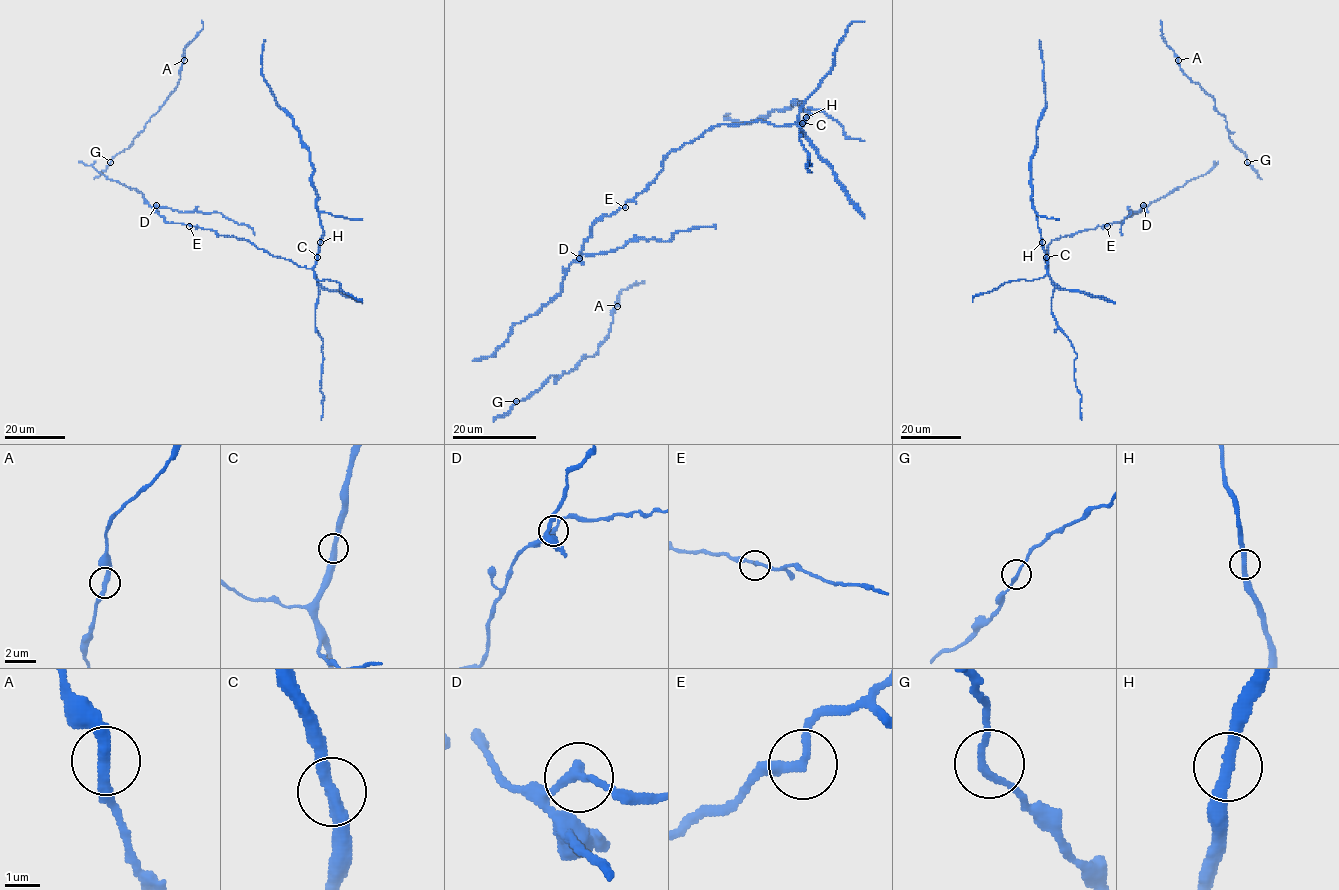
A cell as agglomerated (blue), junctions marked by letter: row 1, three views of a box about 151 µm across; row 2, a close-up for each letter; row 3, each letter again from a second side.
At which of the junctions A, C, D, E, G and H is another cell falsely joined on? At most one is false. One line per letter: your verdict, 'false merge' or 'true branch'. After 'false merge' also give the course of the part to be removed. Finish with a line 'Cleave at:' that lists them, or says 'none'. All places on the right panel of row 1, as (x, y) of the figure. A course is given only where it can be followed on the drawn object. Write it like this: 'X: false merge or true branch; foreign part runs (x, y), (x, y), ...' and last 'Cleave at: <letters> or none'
A: true branch
C: true branch
D: false merge; foreign part runs (1143, 205), (1139, 211), (1131, 210), (1124, 220), (1122, 235)
E: true branch
G: true branch
H: true branch
Cleave at: D

